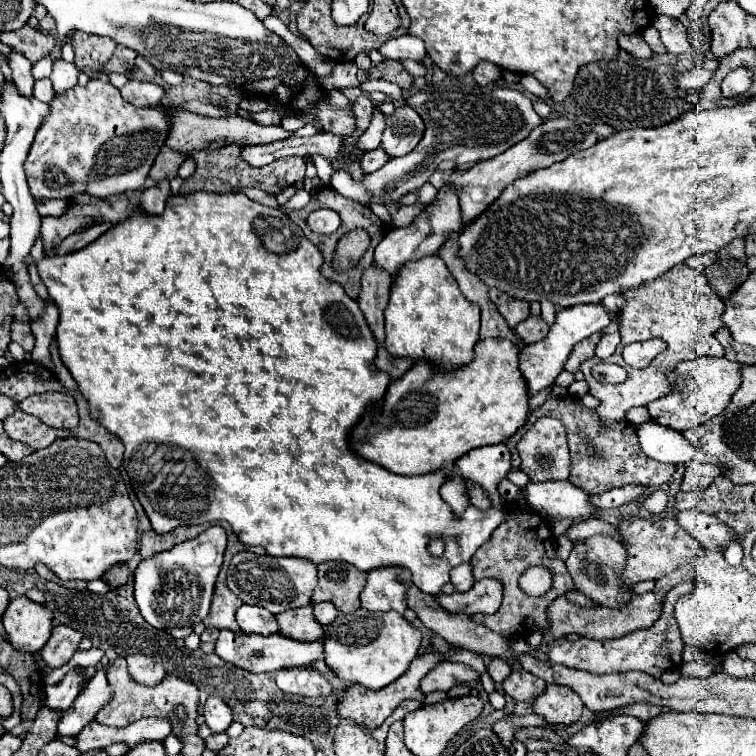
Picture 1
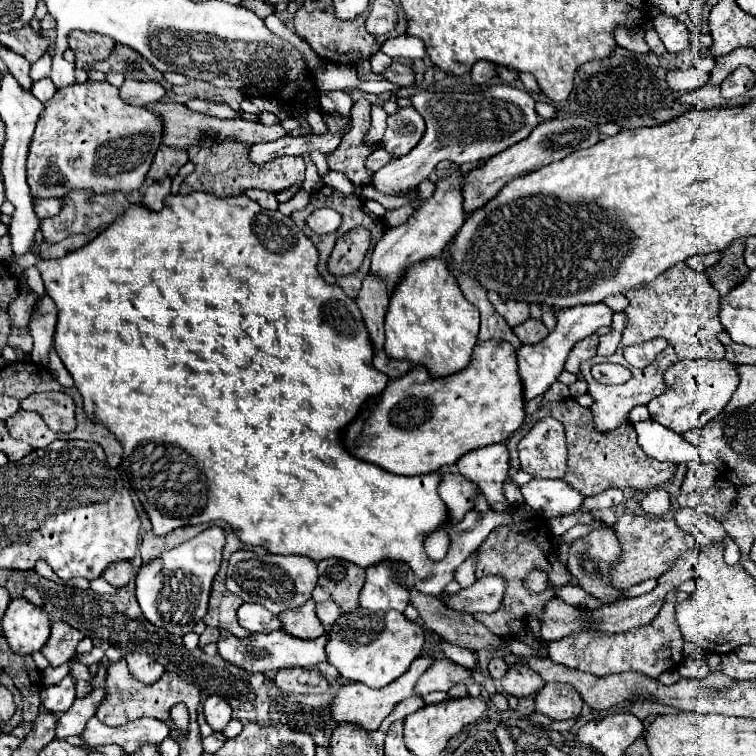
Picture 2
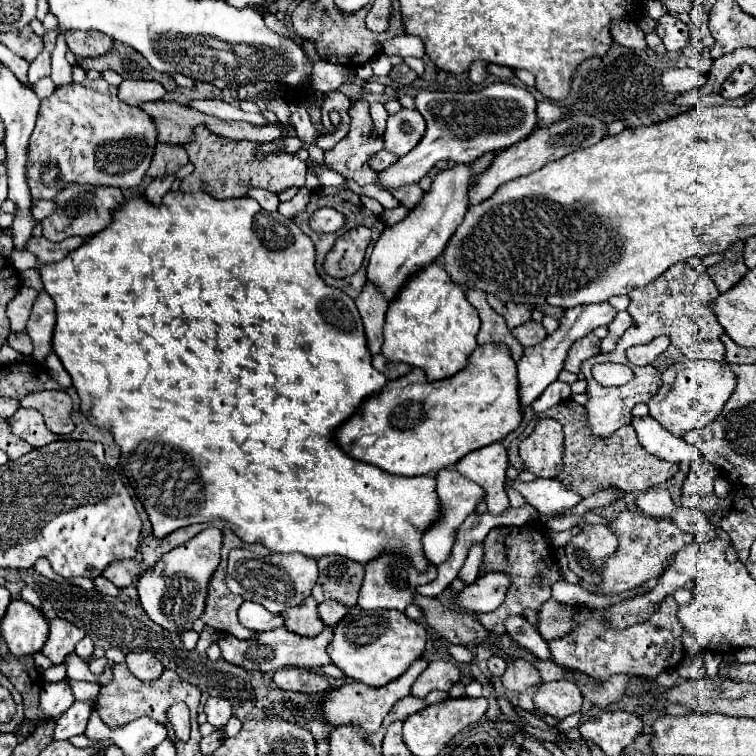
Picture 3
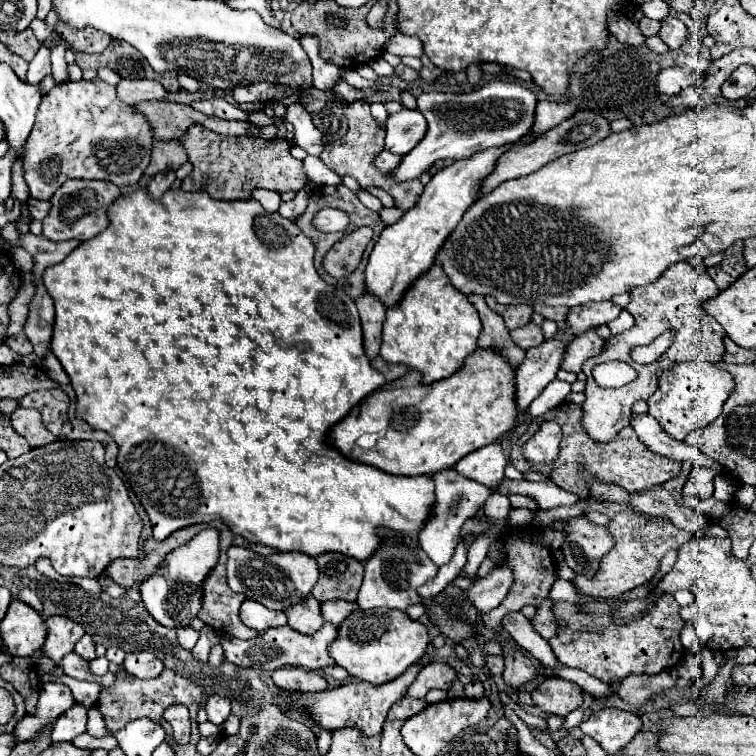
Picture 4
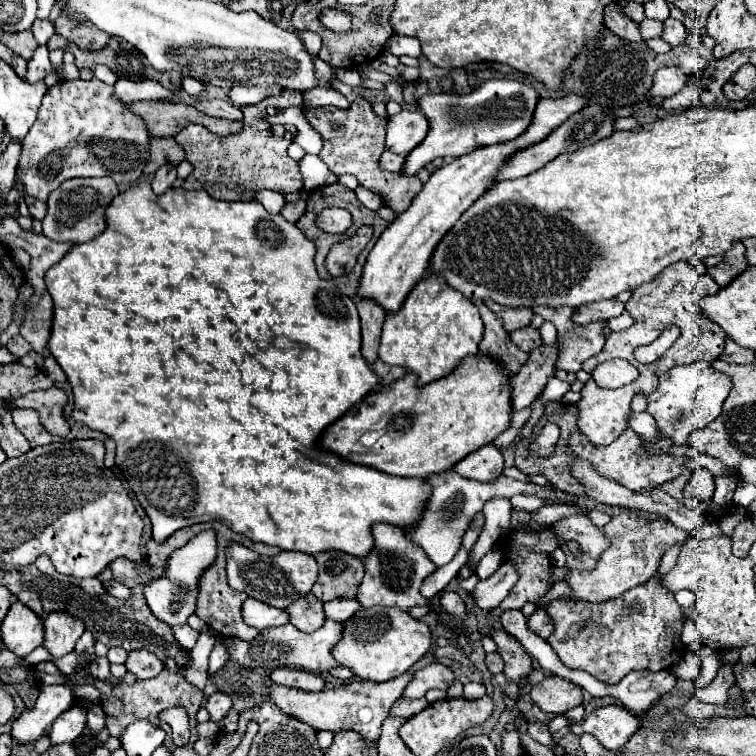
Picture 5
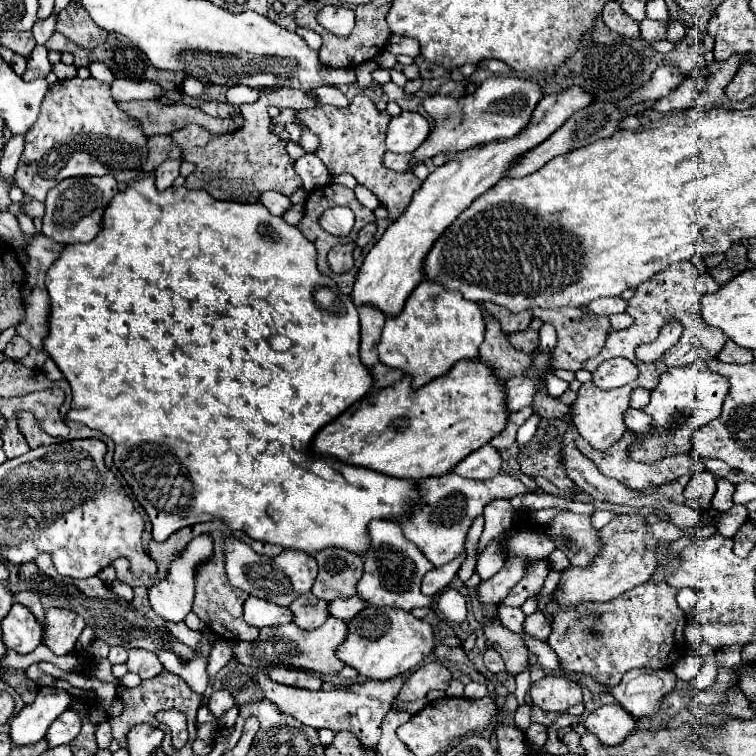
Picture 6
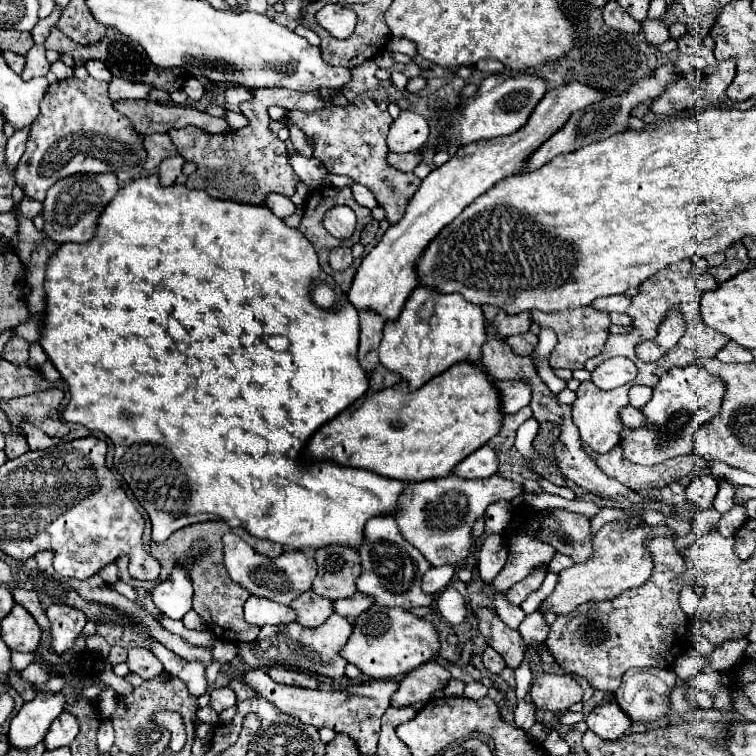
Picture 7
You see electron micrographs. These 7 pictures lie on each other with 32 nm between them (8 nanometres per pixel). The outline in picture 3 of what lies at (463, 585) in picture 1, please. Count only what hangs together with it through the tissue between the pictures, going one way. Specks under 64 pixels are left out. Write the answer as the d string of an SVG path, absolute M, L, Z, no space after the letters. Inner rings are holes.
M478 544L478 546L474 546L474 548L470 550L466 562L462 564L462 568L460 568L460 572L458 572L458 578L460 578L466 586L472 584L472 582L478 578L478 566L480 566L480 562L482 562L482 544Z

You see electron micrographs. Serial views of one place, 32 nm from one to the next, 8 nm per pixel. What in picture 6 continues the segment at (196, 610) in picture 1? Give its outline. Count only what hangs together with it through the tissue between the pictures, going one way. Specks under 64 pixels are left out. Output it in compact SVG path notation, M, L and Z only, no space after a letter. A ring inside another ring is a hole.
M208 534L196 536L178 556L174 556L166 578L148 588L148 600L150 600L152 608L154 608L154 612L160 614L166 622L184 622L188 612L192 612L194 576L196 576L196 572L200 568L200 562L208 562L212 558L212 554L214 554L212 550L214 550L214 542L212 542L212 538Z

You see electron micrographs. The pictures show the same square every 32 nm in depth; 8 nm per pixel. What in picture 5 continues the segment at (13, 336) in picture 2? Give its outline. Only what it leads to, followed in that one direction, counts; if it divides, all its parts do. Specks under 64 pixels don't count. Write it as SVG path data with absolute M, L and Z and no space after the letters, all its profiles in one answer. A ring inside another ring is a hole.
M18 334L18 336L14 336L12 340L8 340L8 344L6 344L6 348L12 352L12 354L16 354L18 358L22 358L22 356L26 356L30 350L32 350L32 346Z

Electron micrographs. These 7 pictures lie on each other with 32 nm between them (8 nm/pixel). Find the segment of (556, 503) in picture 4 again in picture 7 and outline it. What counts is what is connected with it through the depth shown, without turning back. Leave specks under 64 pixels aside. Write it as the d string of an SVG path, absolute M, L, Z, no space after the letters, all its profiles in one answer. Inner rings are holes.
M452 474L446 478L409 483L398 500L396 522L402 536L406 536L416 548L420 548L420 552L432 566L456 564L460 568L466 562L472 546L472 524L480 516L484 516L486 506L496 500L512 500L516 494L522 492L524 486L520 482L514 482L504 476L490 476L484 480L462 480Z

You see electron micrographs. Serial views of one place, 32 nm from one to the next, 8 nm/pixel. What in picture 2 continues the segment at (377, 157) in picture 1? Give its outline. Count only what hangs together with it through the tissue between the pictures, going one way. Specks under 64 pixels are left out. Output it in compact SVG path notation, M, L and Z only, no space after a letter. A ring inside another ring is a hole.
M378 148L378 150L374 150L374 152L368 154L364 166L366 166L370 172L376 172L376 170L380 170L384 164L388 164L390 158L392 158L392 156L388 156L388 152L384 152L384 148Z

